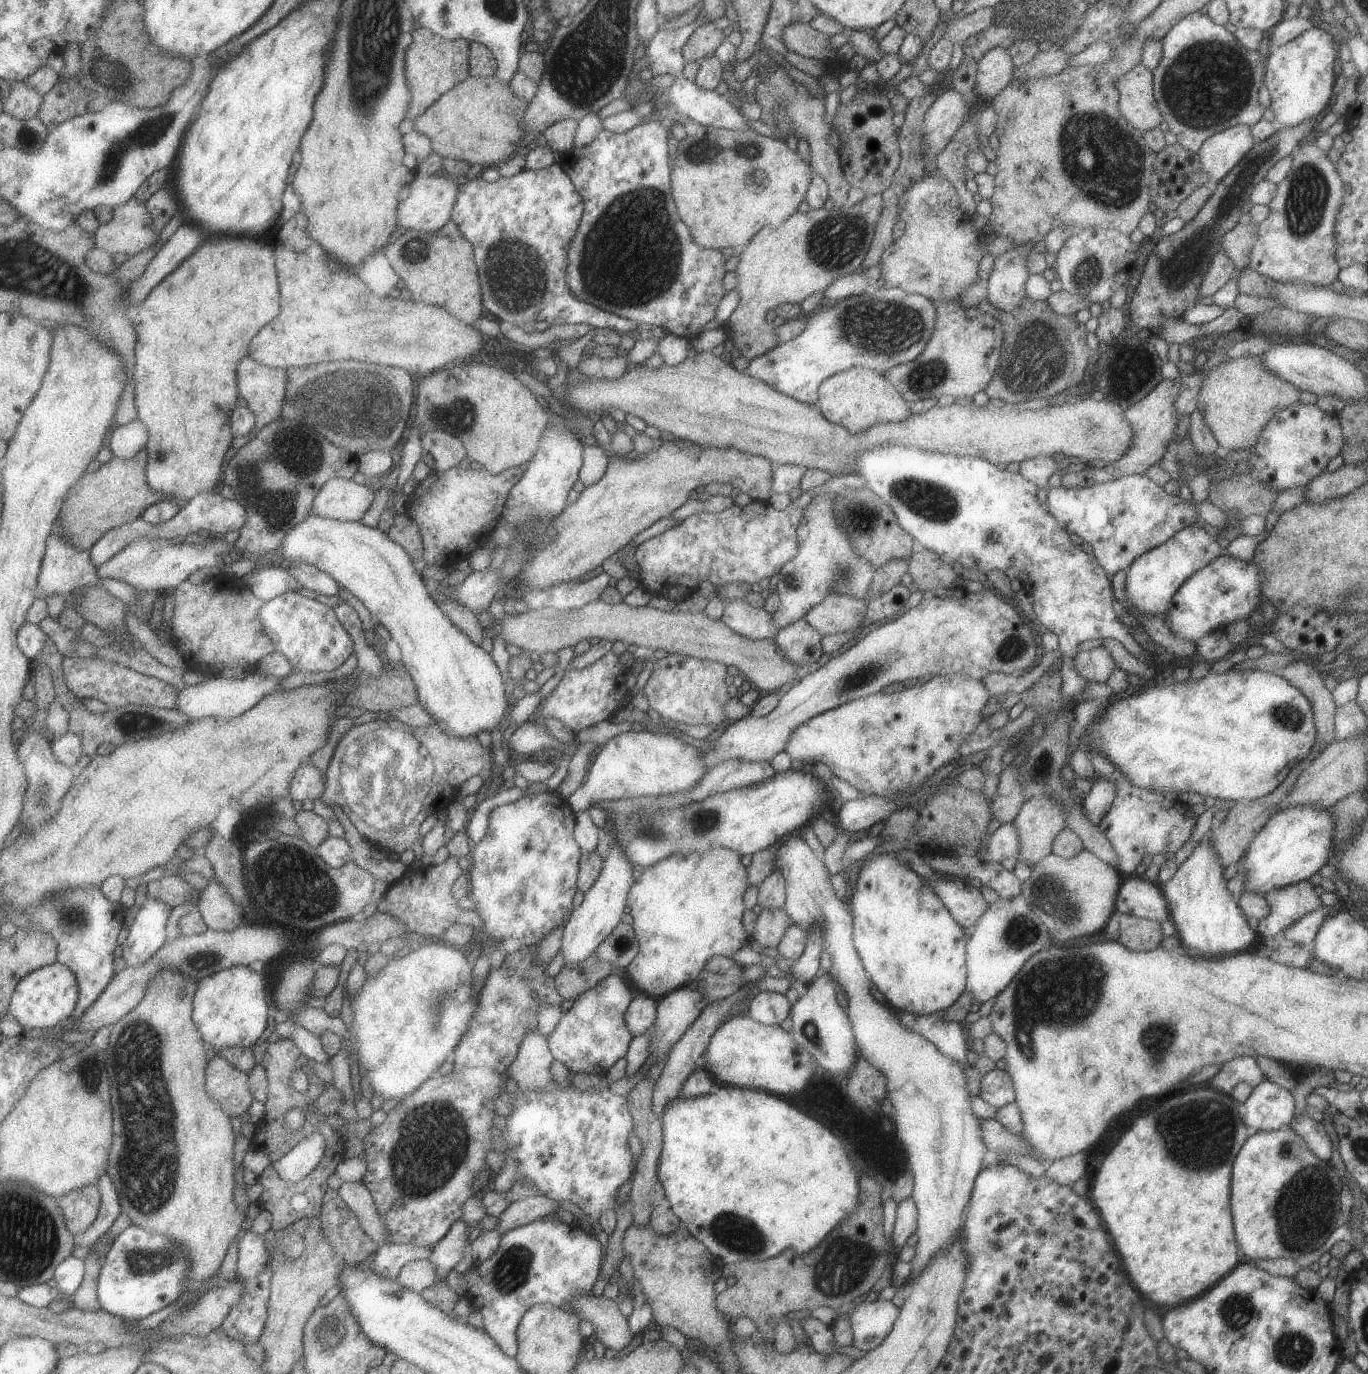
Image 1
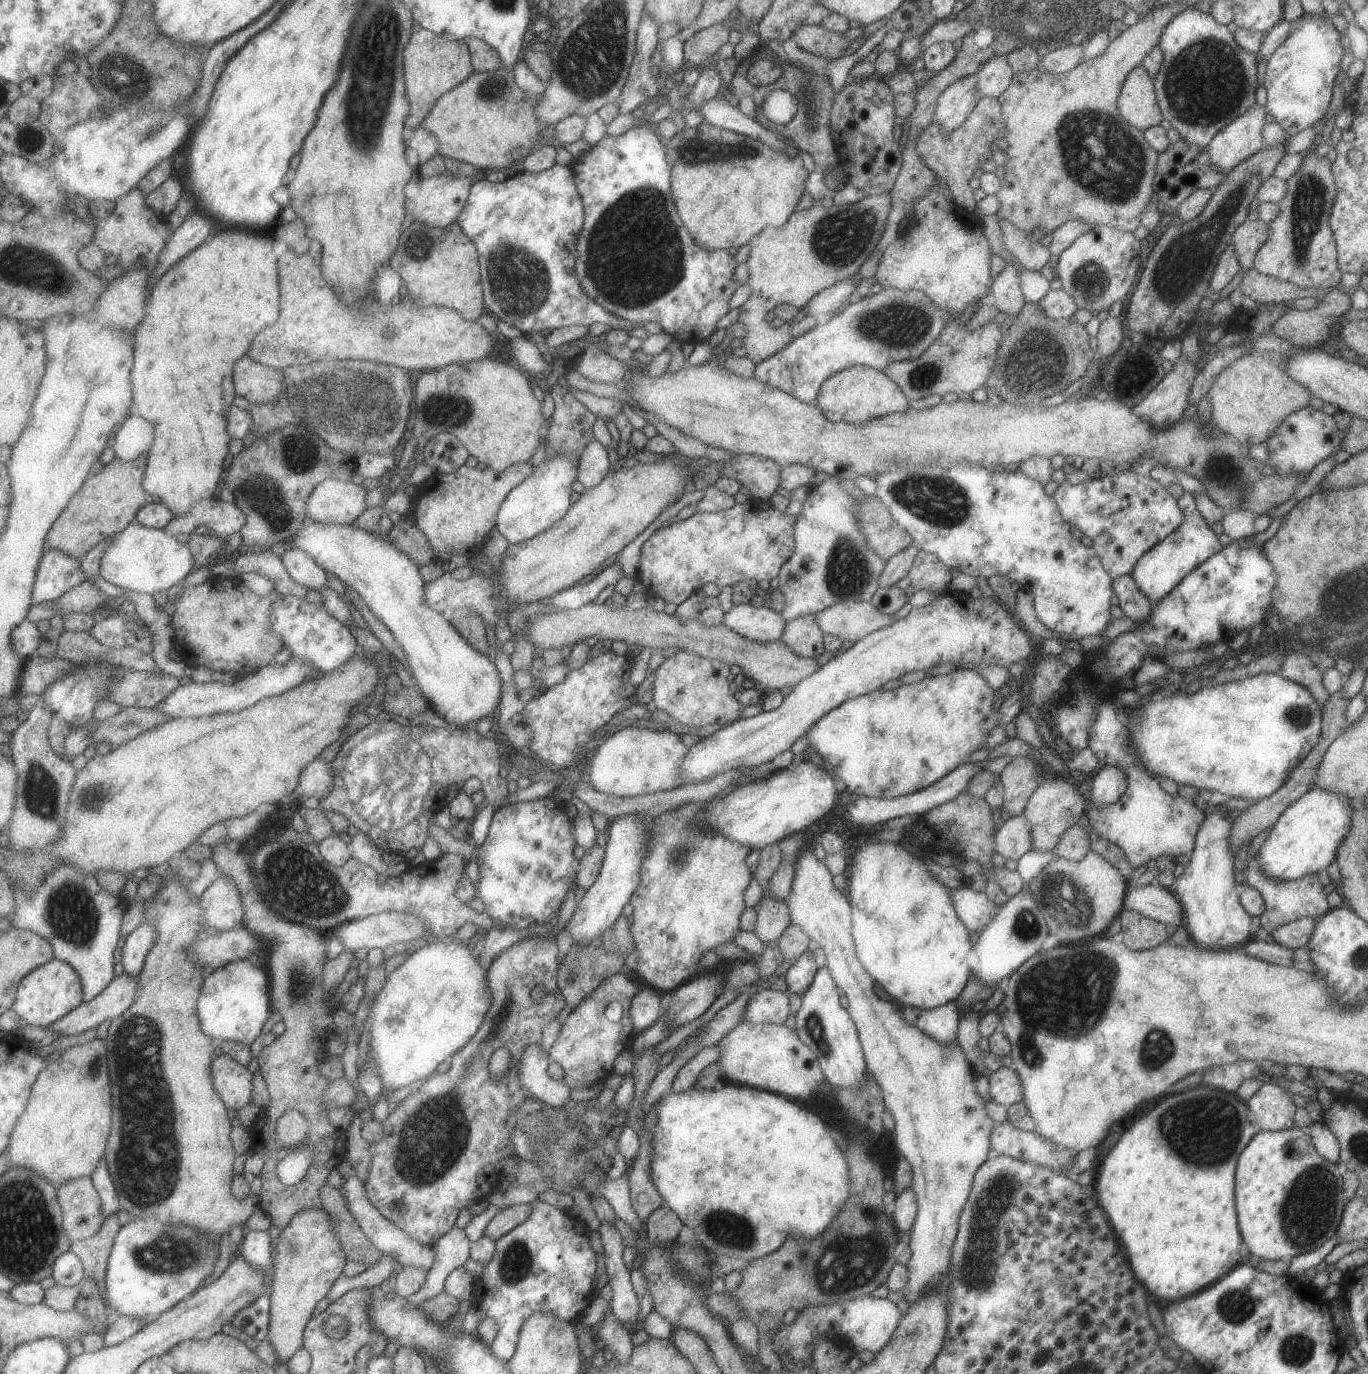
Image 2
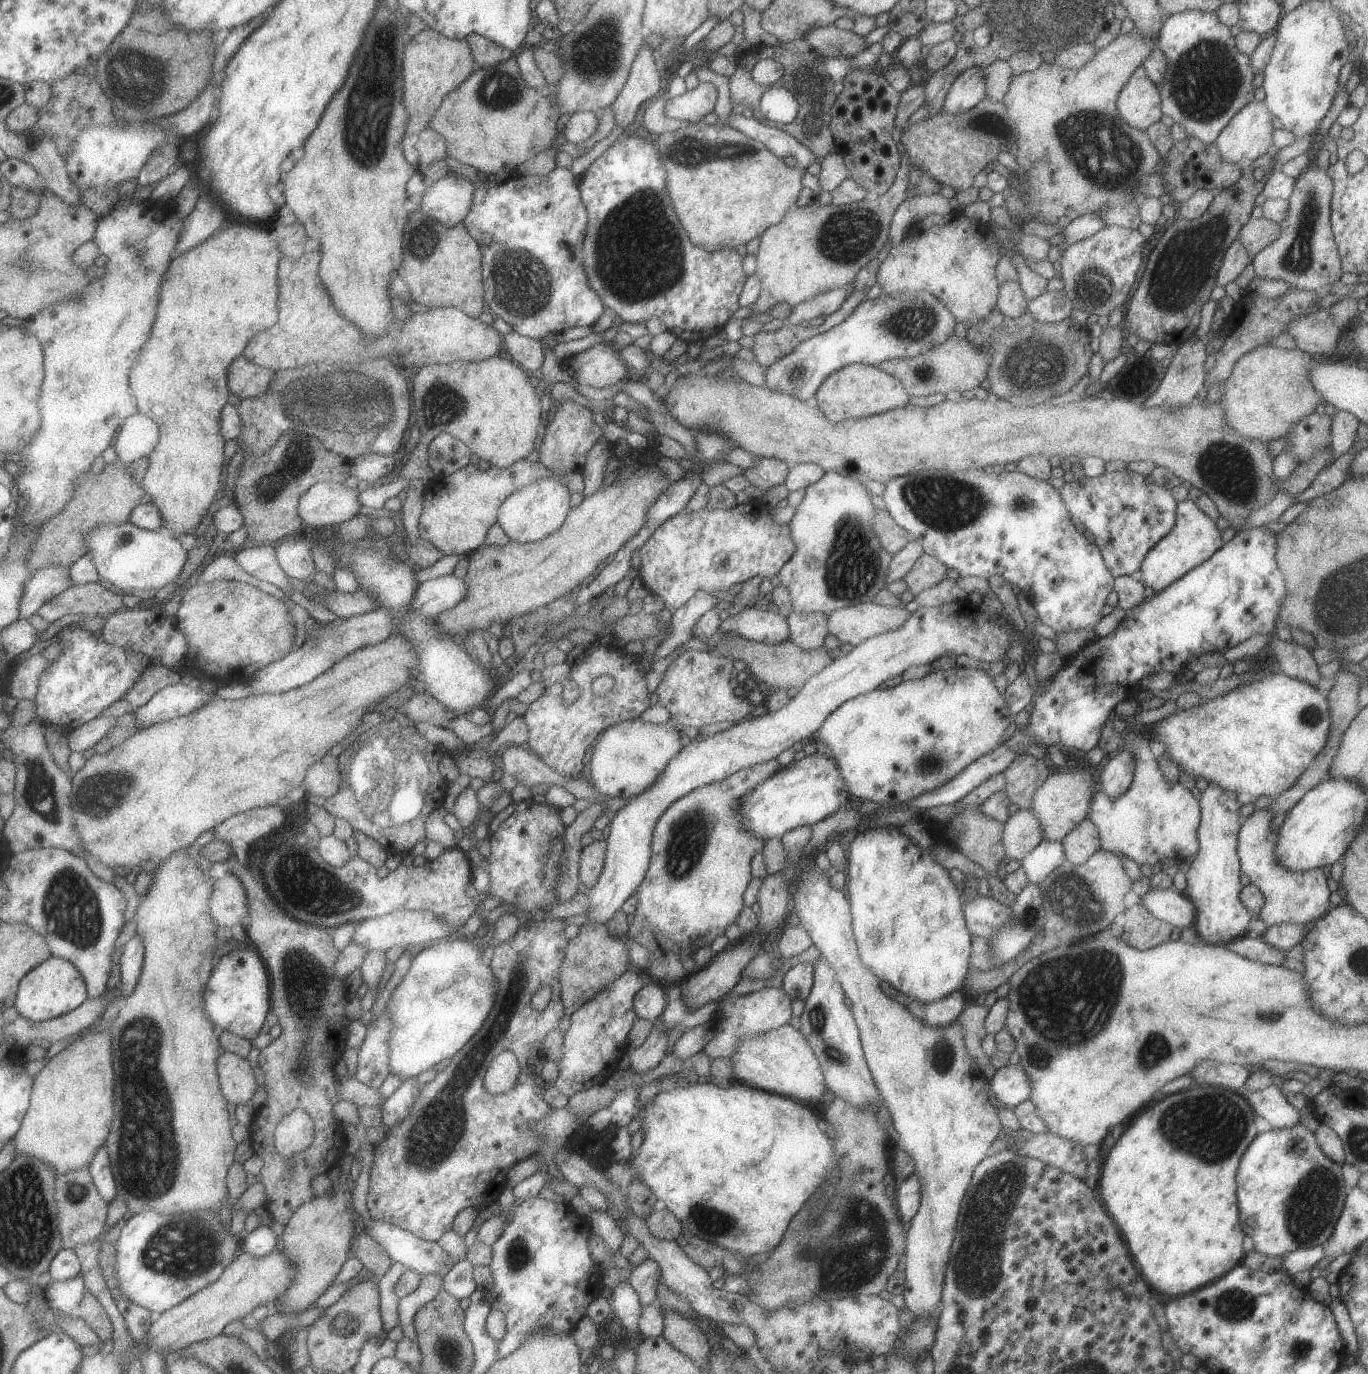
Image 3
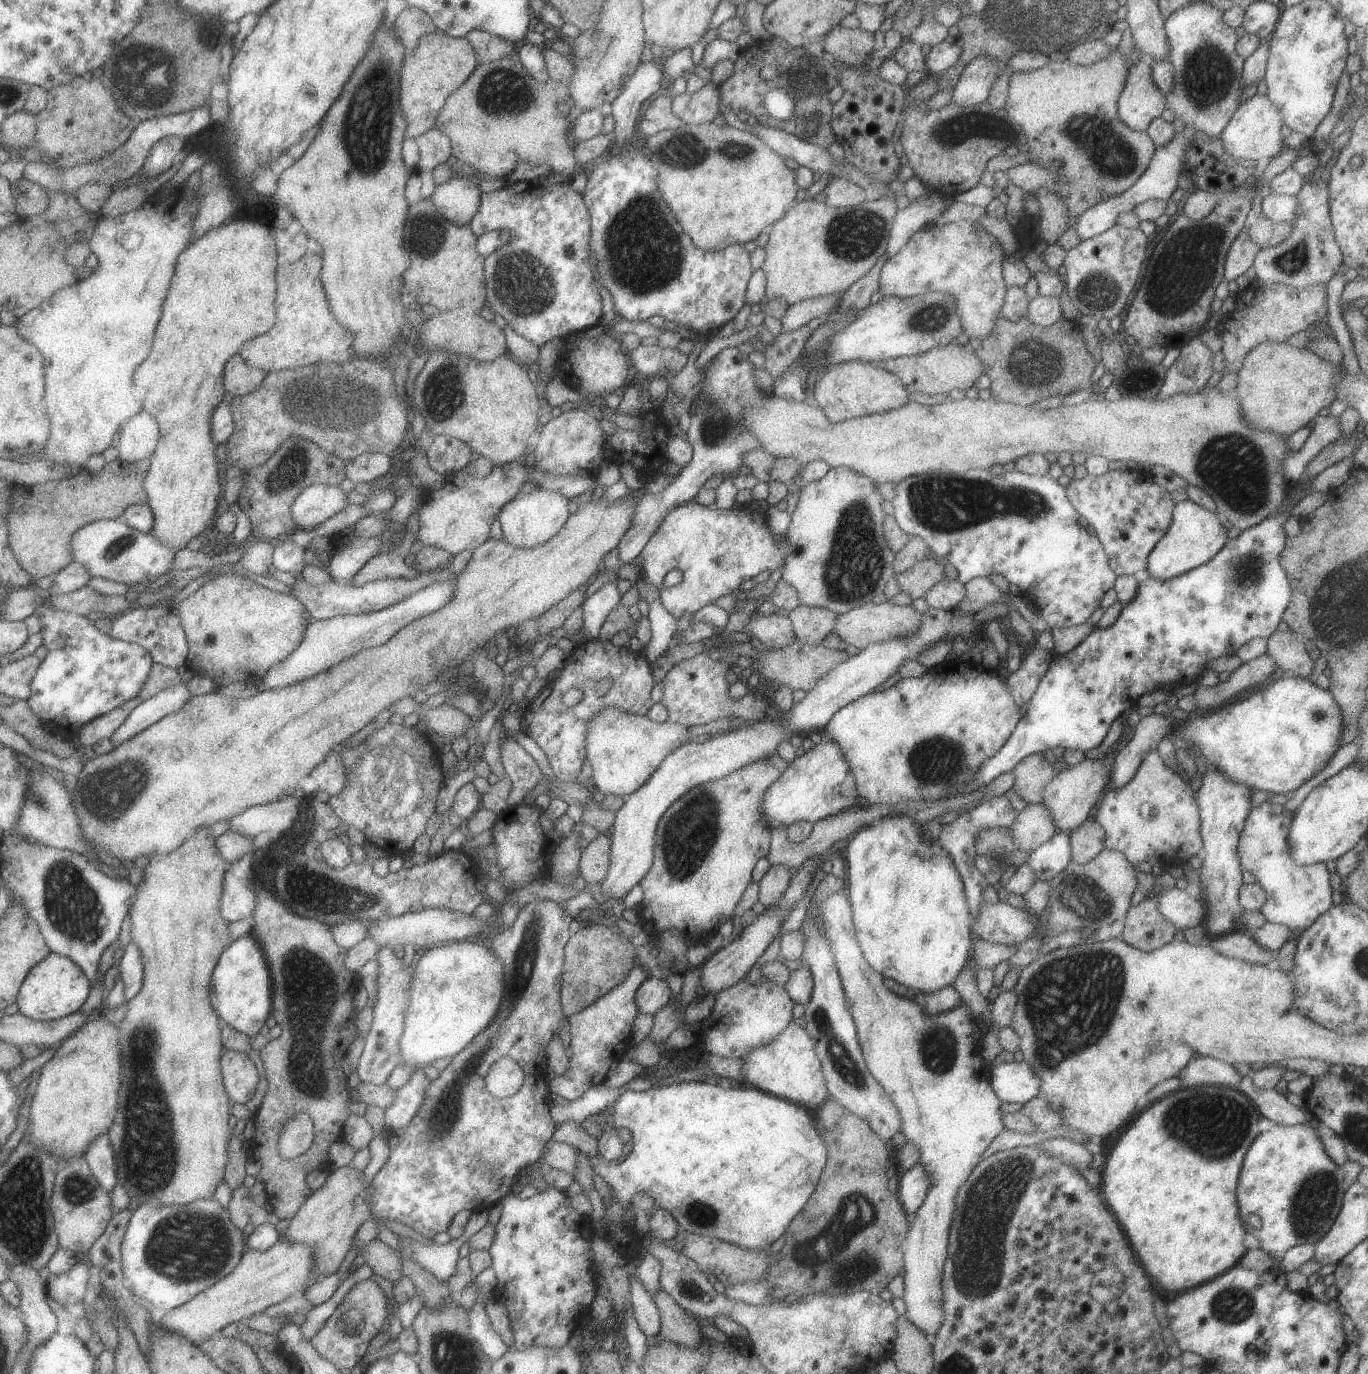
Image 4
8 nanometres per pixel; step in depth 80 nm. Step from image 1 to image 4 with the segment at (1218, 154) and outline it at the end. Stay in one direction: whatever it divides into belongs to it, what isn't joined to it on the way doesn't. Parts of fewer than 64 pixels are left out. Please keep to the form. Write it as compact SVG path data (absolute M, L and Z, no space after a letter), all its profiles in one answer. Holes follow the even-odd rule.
M1255 94L1243 104L1240 104L1229 118L1229 122L1219 134L1221 148L1227 156L1233 156L1239 161L1256 162L1260 158L1273 159L1285 148L1283 142L1281 142L1281 126L1283 126L1283 120L1281 120L1279 108L1275 110L1275 106L1269 102L1266 95L1259 96L1259 94Z

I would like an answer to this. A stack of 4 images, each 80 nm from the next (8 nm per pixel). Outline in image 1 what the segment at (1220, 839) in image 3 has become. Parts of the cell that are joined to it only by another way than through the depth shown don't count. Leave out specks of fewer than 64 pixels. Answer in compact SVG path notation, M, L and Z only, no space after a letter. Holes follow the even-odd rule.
M1201 839L1189 856L1167 882L1158 885L1166 900L1170 919L1182 944L1192 955L1214 957L1231 955L1249 948L1255 940L1254 929L1249 928L1245 915L1223 878L1224 866L1209 839Z

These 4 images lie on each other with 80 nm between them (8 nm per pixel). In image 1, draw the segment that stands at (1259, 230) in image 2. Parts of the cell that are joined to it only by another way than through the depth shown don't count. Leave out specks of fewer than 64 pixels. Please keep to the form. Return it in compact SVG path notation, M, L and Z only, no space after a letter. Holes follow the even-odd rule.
M1237 223L1221 237L1221 250L1225 251L1239 272L1248 266L1251 248L1256 241L1256 228L1255 223Z

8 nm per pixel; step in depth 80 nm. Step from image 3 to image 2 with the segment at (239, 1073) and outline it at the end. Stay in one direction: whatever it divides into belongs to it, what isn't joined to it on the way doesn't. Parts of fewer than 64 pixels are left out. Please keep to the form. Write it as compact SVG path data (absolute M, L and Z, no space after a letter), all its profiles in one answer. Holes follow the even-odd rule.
M223 1053L215 1058L212 1072L215 1088L233 1114L238 1108L251 1103L251 1074L245 1065Z

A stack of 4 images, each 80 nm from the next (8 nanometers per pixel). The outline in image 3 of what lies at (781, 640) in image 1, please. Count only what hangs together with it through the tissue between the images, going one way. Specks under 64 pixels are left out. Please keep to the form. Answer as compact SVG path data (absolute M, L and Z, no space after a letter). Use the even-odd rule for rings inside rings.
M790 612L786 617L788 640L801 650L824 648L825 636L829 635L825 618L827 615L821 612Z

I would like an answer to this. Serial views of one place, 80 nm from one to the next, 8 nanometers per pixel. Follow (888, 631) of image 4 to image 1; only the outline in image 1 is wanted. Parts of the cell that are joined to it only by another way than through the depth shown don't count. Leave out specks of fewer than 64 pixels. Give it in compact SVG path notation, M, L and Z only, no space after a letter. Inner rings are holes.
M831 593L818 605L810 608L803 618L820 635L855 633L857 630L858 637L868 630L867 626L859 628L864 620L867 603L865 598L856 599Z

